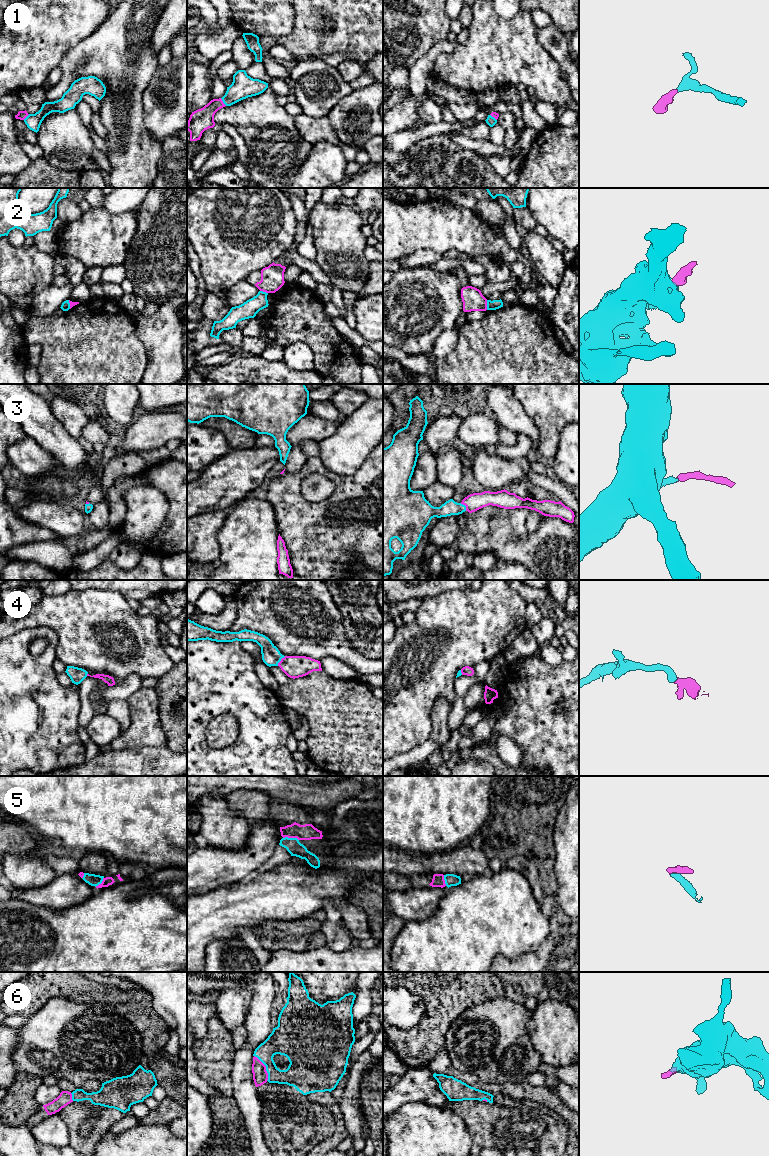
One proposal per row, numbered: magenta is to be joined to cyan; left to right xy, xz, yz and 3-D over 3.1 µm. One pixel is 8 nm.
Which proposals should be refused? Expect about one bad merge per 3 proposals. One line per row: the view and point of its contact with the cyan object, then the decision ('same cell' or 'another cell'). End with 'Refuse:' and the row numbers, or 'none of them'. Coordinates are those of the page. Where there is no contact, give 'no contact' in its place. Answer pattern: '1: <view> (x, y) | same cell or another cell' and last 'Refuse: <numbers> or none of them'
1: xz (223, 102) | same cell
2: yz (487, 305) | another cell
3: yz (465, 506) | same cell
4: xz (280, 660) | same cell
5: xz (291, 838) | same cell
6: xz (266, 1068) | same cell
Refuse: 2

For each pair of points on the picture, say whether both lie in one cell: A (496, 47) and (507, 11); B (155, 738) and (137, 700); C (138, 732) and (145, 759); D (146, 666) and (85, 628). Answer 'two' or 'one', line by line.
A: two
B: one
C: two
D: one

